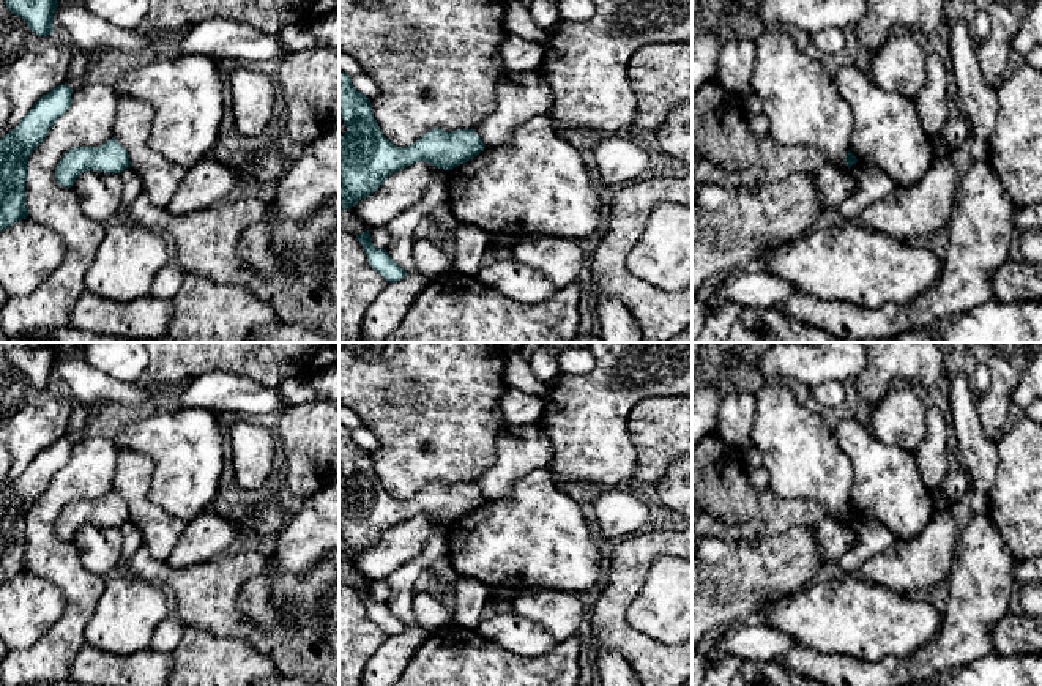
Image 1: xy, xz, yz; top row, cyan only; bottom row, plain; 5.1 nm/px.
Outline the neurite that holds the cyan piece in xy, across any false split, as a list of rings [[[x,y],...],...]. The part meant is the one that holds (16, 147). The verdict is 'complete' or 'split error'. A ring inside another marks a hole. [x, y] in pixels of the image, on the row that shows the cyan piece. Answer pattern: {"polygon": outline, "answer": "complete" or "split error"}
{"polygon": [[[65,84],[41,96],[19,125],[0,139],[0,232],[27,219],[27,162],[52,125],[69,109],[73,90]]], "answer": "complete"}

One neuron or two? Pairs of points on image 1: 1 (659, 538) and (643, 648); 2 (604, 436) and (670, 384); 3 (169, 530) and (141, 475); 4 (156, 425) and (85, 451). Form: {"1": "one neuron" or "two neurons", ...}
{"1": "one neuron", "2": "one neuron", "3": "one neuron", "4": "two neurons"}

